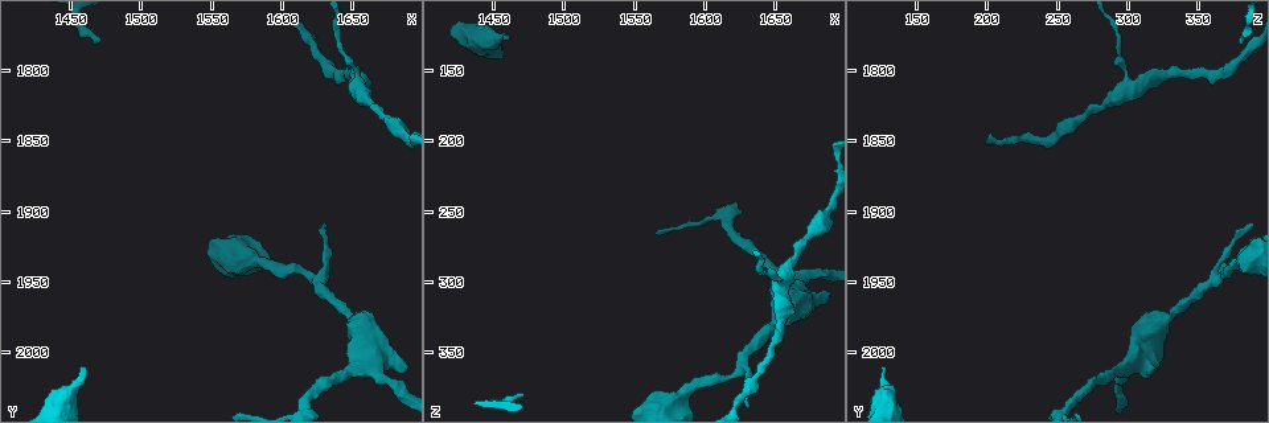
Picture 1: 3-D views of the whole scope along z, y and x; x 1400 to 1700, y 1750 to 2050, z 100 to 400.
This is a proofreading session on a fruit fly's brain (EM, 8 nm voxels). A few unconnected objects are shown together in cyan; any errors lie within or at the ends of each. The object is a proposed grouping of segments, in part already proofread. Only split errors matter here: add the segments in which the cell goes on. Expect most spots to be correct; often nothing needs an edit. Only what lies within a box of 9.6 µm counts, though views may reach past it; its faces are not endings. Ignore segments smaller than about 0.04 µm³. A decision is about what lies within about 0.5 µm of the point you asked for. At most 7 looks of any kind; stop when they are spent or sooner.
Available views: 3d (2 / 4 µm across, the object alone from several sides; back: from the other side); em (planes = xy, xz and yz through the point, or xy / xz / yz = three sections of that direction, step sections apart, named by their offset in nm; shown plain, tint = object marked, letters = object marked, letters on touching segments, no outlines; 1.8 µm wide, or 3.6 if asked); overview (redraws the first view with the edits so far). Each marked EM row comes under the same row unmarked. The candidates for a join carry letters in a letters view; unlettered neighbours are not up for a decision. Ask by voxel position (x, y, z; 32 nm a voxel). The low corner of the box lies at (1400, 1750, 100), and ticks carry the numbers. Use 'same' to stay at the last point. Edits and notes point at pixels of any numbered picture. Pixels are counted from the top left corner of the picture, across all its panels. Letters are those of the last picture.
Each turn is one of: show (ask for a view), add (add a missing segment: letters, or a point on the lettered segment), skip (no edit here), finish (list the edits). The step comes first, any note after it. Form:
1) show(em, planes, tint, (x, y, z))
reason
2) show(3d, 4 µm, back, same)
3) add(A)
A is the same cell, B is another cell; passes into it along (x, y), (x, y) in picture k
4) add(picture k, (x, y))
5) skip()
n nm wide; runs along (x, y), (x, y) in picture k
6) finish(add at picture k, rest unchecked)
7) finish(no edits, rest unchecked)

show(em, xz, step 8, tint, (1654, 1814, 300))
sudden change in width

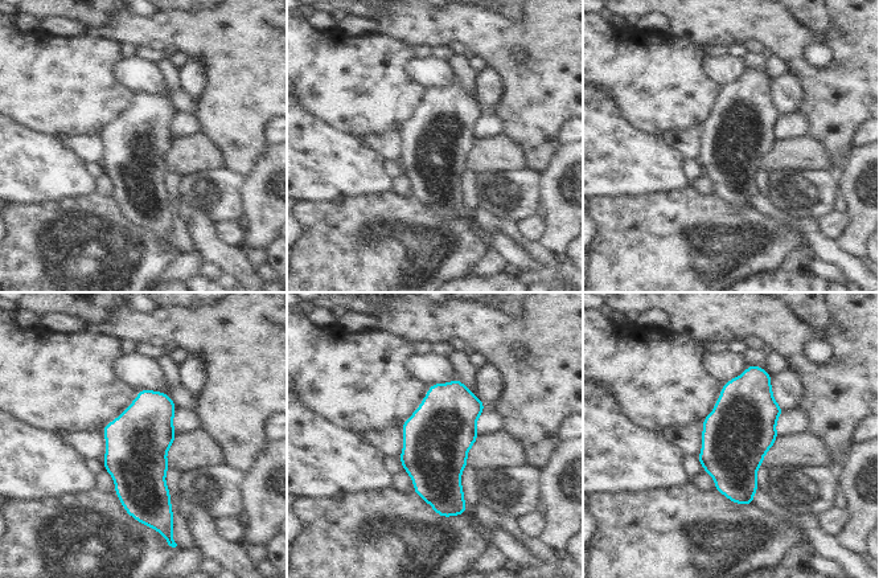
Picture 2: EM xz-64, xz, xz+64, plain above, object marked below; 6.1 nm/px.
show(em, planes, letters, same)

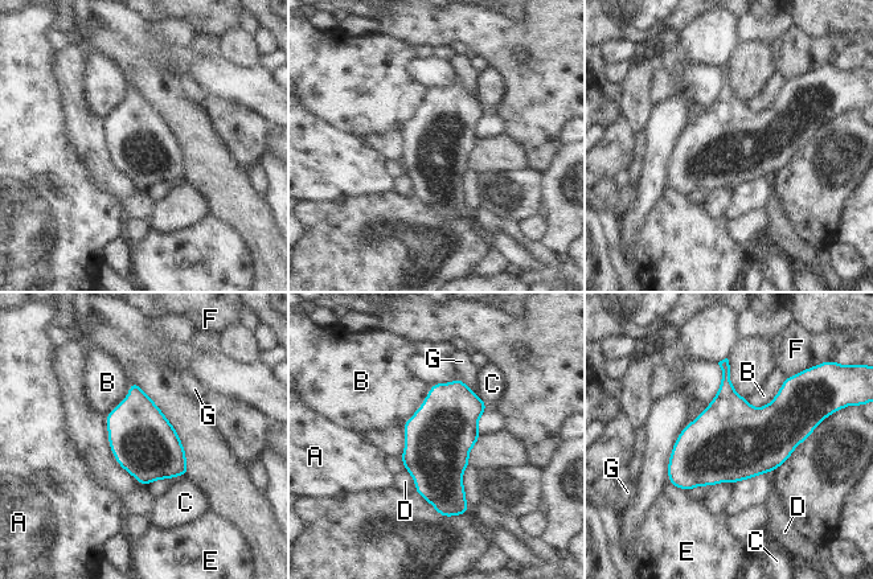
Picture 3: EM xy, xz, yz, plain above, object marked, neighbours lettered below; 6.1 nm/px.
skip()
A, B, C, D, E, F and G are other cells; border along (786, 377), (767, 403), (745, 399) in picture 3; none of them fits

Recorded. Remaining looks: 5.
show(3d, 2 µm, (1614, 1942, 366))
narrows sharply

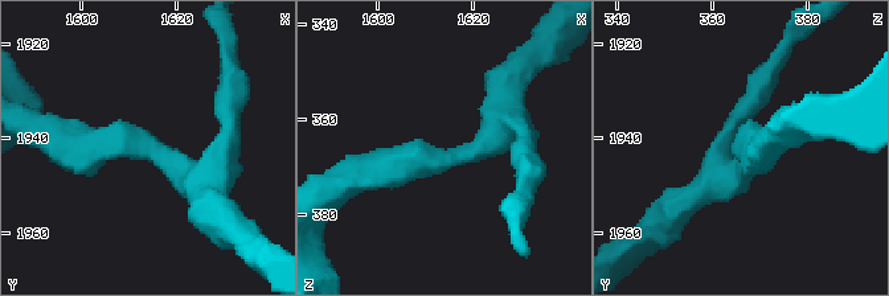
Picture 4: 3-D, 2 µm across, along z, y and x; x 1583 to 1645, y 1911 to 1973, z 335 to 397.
show(em, planes, letters, (1615, 1942, 368))
need the tissue

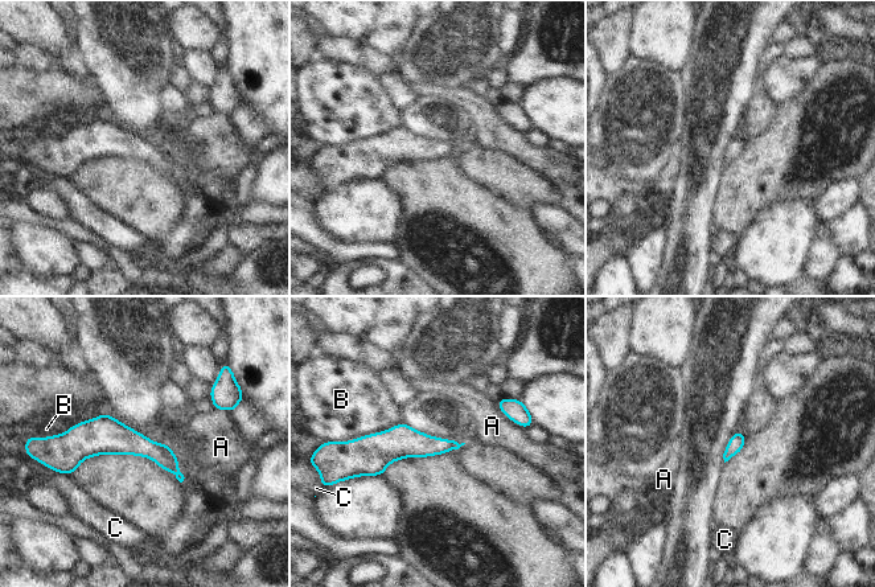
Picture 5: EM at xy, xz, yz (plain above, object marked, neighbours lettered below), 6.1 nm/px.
skip()
A, B and C are other cells; border along (494, 402), (513, 422), (526, 429) in picture 5; no lettered segment goes on from it

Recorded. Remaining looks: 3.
show(3d, 2 µm, (1462, 2010, 128))
thick end

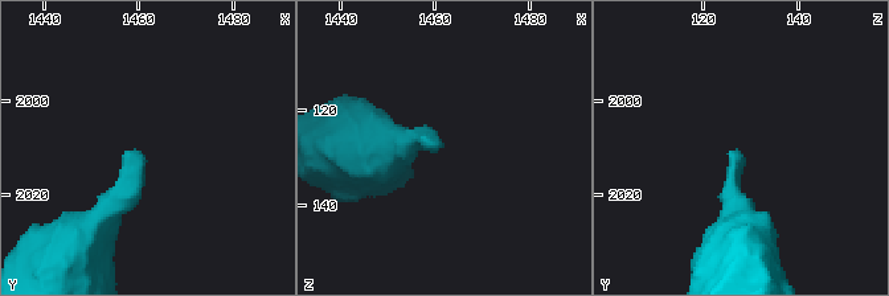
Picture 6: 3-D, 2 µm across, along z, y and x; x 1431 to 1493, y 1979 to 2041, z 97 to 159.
show(em, planes, tint, (1459, 2010, 128))

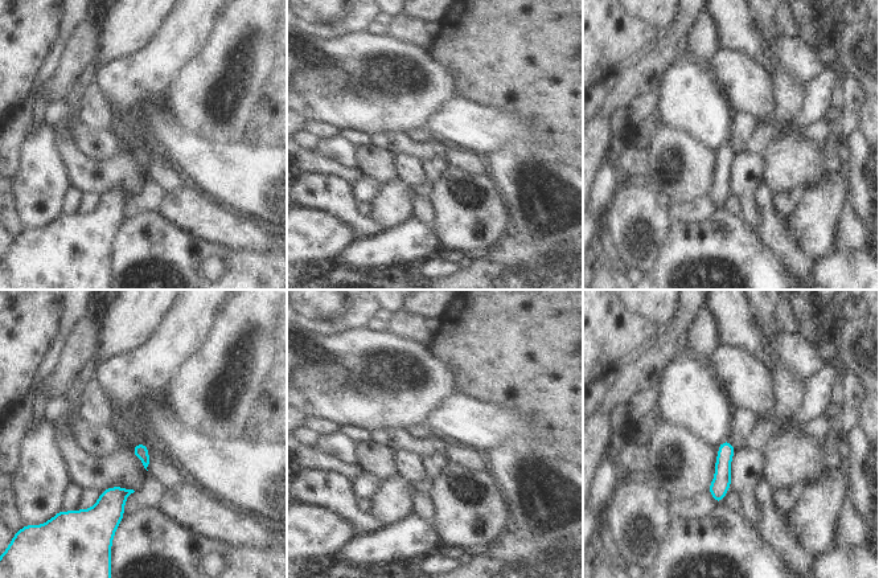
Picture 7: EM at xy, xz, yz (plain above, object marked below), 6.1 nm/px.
show(em, planes, letters, same)
what lies round it

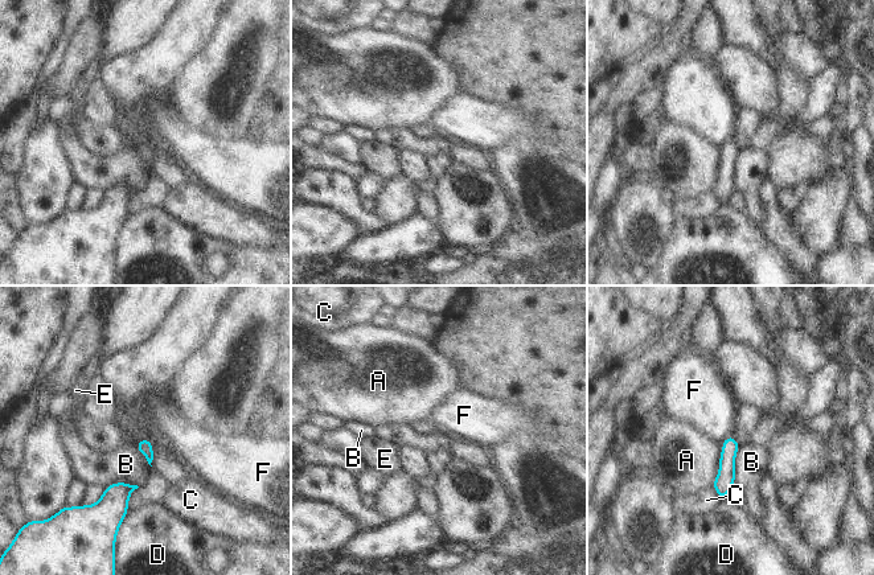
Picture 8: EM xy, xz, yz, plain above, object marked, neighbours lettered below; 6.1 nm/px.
skip()
A, B, C, D, E and F are other cells; border along (731, 434), (721, 444) in picture 8; none of them fits

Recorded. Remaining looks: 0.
finish(no edits, rest unchecked)

